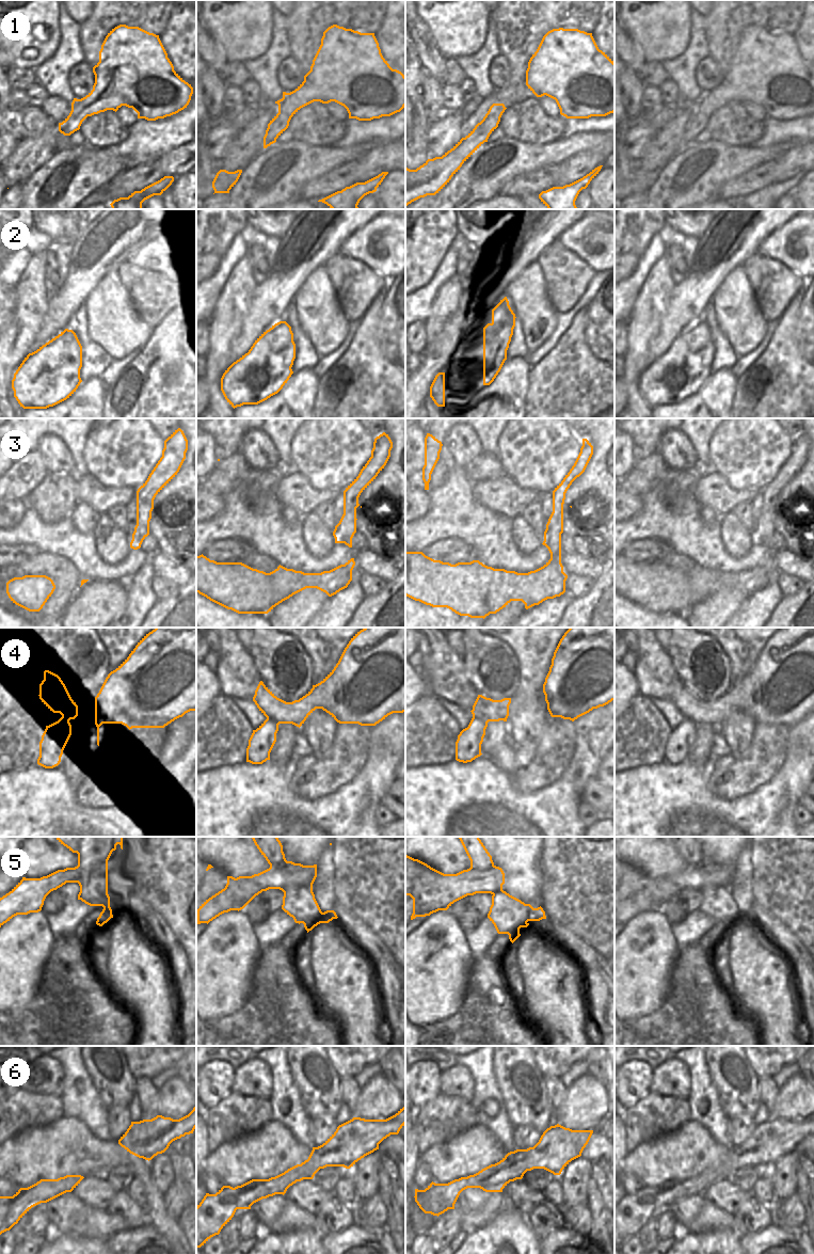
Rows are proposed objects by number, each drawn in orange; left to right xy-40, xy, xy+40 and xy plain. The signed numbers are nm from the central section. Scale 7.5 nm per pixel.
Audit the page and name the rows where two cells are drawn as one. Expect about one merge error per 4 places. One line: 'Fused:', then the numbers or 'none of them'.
Fused: 5

